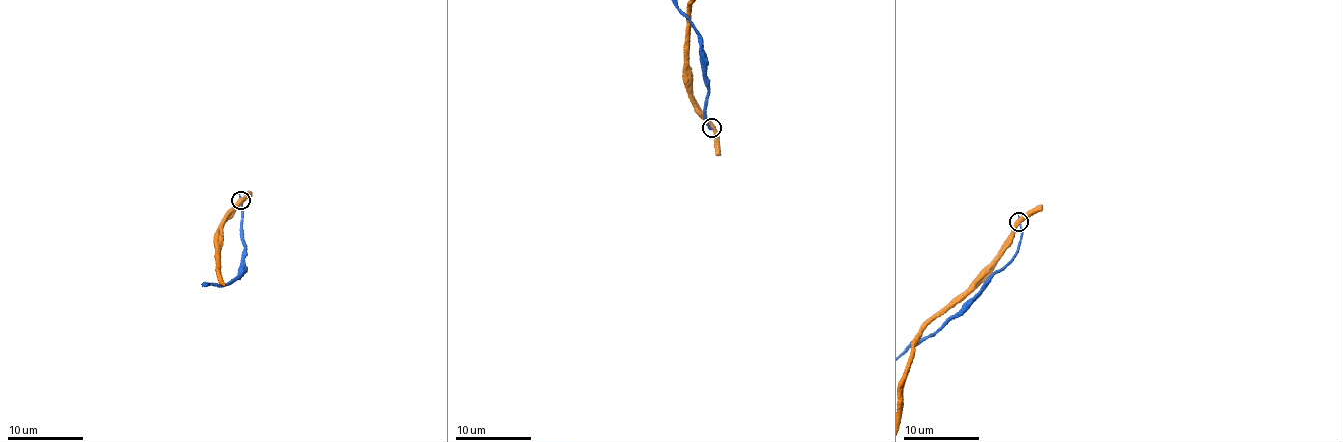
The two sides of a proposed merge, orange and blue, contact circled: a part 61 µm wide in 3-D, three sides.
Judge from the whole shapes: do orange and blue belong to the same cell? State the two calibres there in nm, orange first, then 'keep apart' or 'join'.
440/170 nm | keep apart

